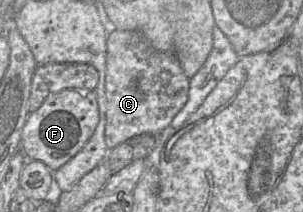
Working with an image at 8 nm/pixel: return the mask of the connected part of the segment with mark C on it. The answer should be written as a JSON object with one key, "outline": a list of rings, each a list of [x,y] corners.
{"outline":[[[115,30],[107,36],[106,127],[109,150],[145,133],[167,128],[188,100],[190,79],[173,53],[158,51],[139,31]]]}

